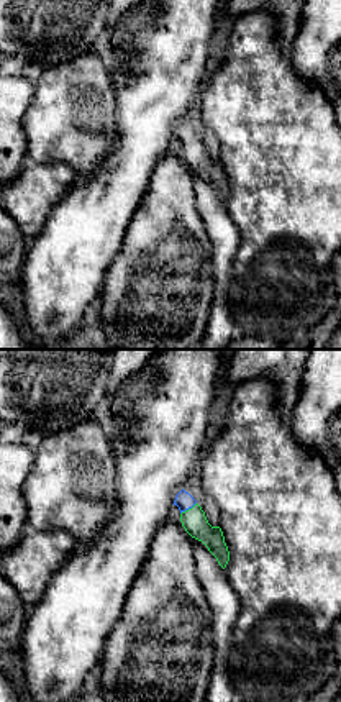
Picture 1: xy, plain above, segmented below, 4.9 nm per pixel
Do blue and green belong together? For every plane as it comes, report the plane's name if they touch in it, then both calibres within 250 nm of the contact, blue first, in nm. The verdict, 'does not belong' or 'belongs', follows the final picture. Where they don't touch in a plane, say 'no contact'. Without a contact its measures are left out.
meets blue in xy; 90 nm thick on the blue side, 120 nm on the other

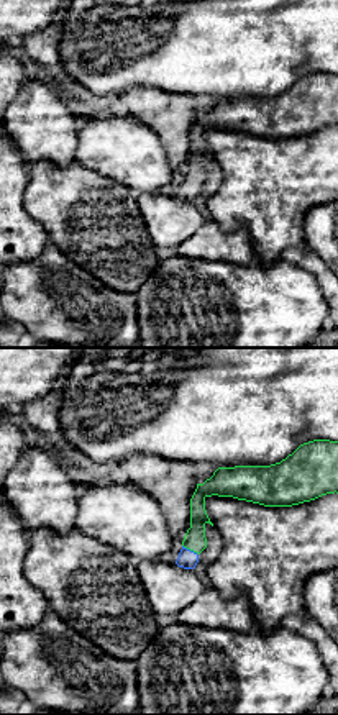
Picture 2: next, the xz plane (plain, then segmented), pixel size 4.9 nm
meets blue in xz; 90 nm thick on the blue side, 110 nm on the other

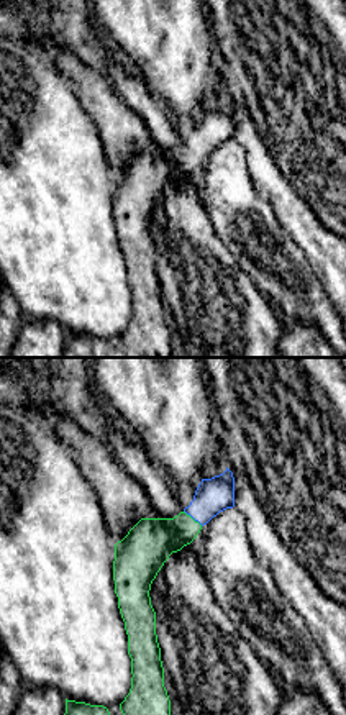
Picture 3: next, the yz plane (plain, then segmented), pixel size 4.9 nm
meets blue in yz; 170 nm thick on the blue side, 240 nm on the other

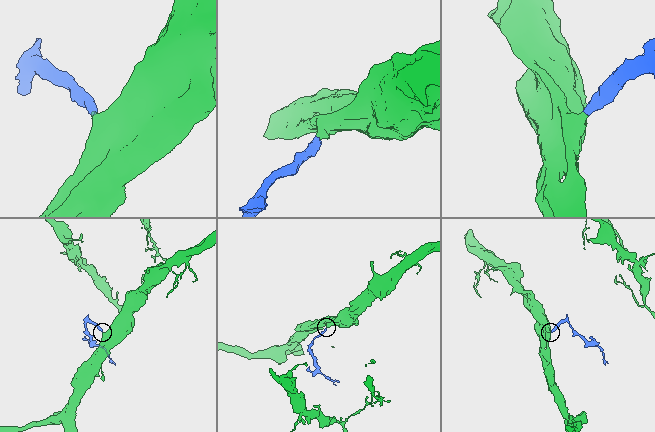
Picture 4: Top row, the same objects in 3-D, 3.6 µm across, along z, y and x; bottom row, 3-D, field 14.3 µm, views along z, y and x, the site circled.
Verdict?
belongs

